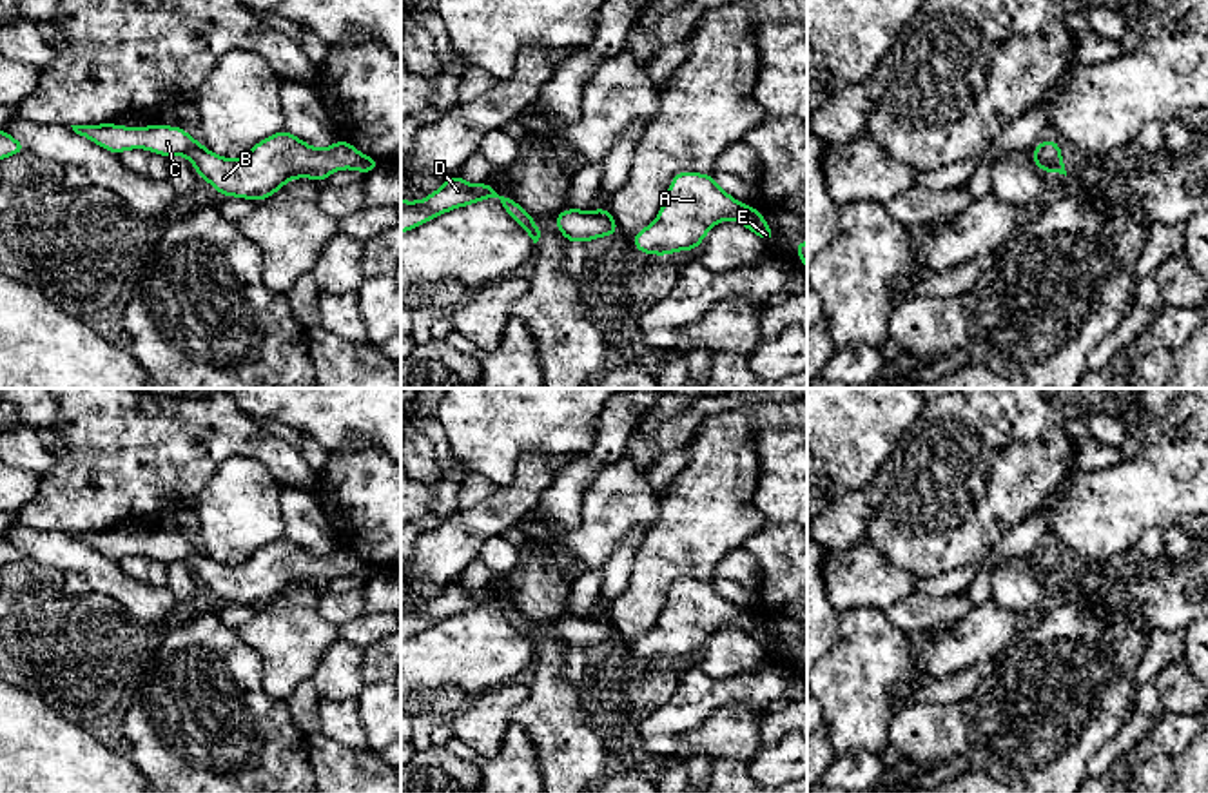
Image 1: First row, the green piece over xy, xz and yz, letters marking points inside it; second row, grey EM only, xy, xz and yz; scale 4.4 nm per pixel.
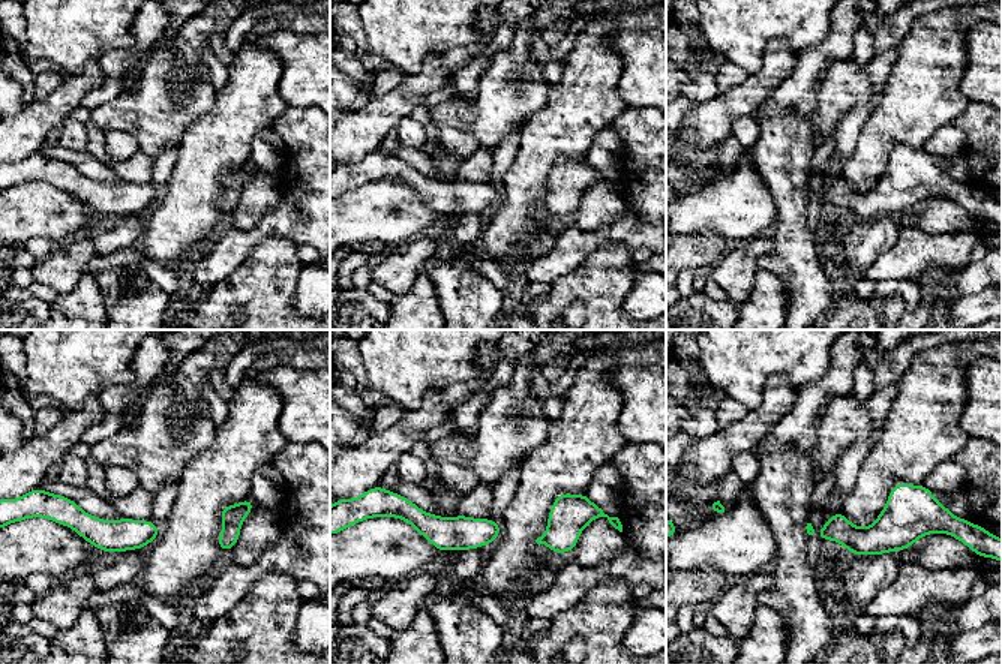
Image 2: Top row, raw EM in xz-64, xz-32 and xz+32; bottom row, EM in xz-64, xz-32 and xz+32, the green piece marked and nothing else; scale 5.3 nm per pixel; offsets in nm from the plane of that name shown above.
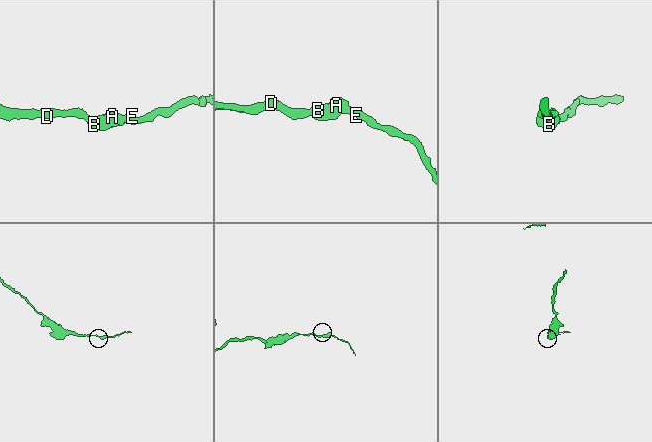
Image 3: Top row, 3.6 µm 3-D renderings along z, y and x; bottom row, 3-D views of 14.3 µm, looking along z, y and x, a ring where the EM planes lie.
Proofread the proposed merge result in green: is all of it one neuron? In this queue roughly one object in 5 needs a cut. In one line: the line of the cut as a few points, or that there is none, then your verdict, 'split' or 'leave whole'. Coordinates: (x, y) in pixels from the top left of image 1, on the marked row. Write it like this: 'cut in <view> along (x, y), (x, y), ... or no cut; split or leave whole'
no cut; leave whole

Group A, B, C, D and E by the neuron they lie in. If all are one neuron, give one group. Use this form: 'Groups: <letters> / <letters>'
Groups: A B C D E

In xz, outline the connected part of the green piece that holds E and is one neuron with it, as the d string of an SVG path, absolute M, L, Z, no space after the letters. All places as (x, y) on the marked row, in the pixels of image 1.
M682 171L671 180L657 221L633 236L638 252L667 256L695 250L707 230L722 220L735 220L764 241L774 241L764 216L751 205L738 203L724 192L711 174Z

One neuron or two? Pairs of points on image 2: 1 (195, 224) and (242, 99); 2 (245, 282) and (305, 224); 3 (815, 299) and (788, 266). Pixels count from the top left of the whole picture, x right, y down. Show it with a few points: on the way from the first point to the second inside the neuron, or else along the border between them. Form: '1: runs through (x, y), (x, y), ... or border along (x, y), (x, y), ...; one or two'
1: runs through (195, 192), (200, 161), (225, 131); one
2: border along (255, 246), (267, 237), (288, 237), (297, 246); two
3: runs through (810, 291), (795, 273); one

